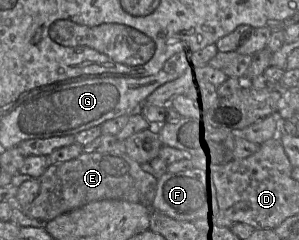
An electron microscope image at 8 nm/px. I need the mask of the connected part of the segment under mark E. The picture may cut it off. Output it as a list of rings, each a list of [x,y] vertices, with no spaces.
[[[82,152],[75,159],[72,159],[72,160],[69,160],[66,162],[62,162],[62,163],[56,163],[56,164],[48,166],[46,171],[39,178],[40,190],[39,190],[37,197],[30,204],[27,204],[25,206],[21,206],[20,209],[26,216],[31,217],[31,218],[35,218],[38,220],[42,220],[46,223],[48,221],[56,218],[57,216],[59,216],[61,214],[70,212],[70,211],[75,210],[77,208],[80,208],[80,207],[82,207],[90,202],[100,201],[100,200],[123,200],[123,201],[127,201],[127,202],[137,204],[137,205],[140,205],[143,207],[148,207],[149,214],[150,214],[151,204],[152,204],[153,196],[154,196],[155,189],[156,189],[156,181],[157,181],[157,179],[155,177],[153,177],[151,174],[143,171],[141,169],[141,165],[138,162],[131,159],[126,153],[95,153],[95,152],[84,153],[84,152]]]

